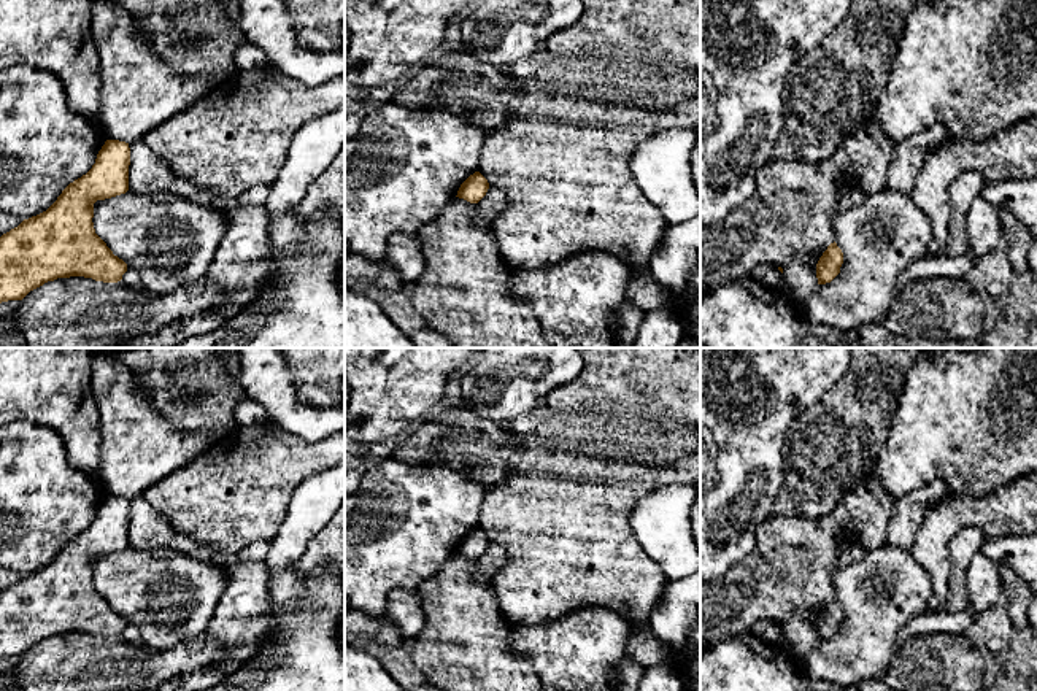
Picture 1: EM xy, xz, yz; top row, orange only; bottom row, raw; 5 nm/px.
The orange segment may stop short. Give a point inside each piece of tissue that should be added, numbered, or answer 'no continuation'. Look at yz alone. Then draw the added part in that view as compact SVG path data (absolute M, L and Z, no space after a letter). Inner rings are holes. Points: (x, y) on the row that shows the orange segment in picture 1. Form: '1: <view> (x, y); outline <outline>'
no continuation

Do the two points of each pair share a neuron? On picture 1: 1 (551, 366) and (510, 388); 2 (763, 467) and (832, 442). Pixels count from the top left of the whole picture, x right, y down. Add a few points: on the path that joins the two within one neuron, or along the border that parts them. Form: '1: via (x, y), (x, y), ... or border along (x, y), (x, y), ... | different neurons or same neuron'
1: via (542, 366), (532, 366), (520, 378) | same neuron
2: border along (793, 423), (785, 442), (785, 482), (777, 496) | different neurons

